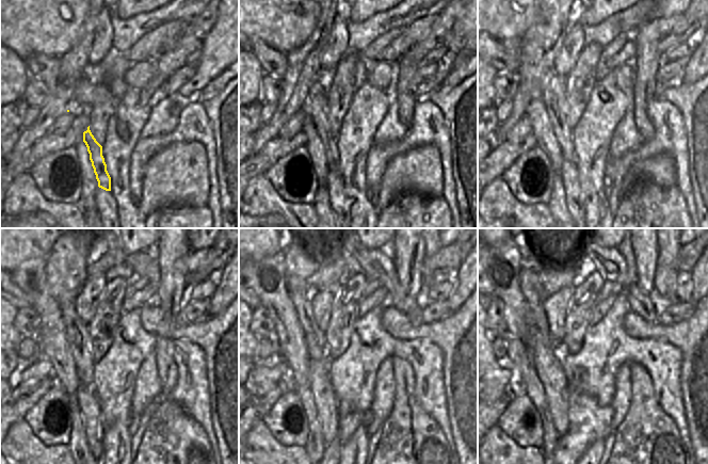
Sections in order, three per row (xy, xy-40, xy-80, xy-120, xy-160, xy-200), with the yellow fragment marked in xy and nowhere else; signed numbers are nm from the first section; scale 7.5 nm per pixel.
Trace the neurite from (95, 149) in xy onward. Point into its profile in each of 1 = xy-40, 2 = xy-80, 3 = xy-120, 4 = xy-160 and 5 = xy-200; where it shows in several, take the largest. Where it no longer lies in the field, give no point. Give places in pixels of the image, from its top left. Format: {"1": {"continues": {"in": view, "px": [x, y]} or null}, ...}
{"1": {"continues": {"in": "xy-40", "px": [316, 106]}}, "2": {"continues": {"in": "xy-80", "px": [553, 96]}}, "3": {"continues": {"in": "xy-120", "px": [77, 336]}}, "4": {"continues": {"in": "xy-160", "px": [301, 292]}}, "5": {"continues": {"in": "xy-200", "px": [536, 287]}}}

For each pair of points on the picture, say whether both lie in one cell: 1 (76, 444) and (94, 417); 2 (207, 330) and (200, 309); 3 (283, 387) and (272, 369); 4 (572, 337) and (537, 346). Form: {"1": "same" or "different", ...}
{"1": "different", "2": "different", "3": "different", "4": "different"}

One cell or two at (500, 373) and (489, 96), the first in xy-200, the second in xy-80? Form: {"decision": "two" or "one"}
{"decision": "one"}

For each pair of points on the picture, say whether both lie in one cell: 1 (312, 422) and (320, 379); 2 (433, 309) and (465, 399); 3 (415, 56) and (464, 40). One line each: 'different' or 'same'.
1: different
2: different
3: different

